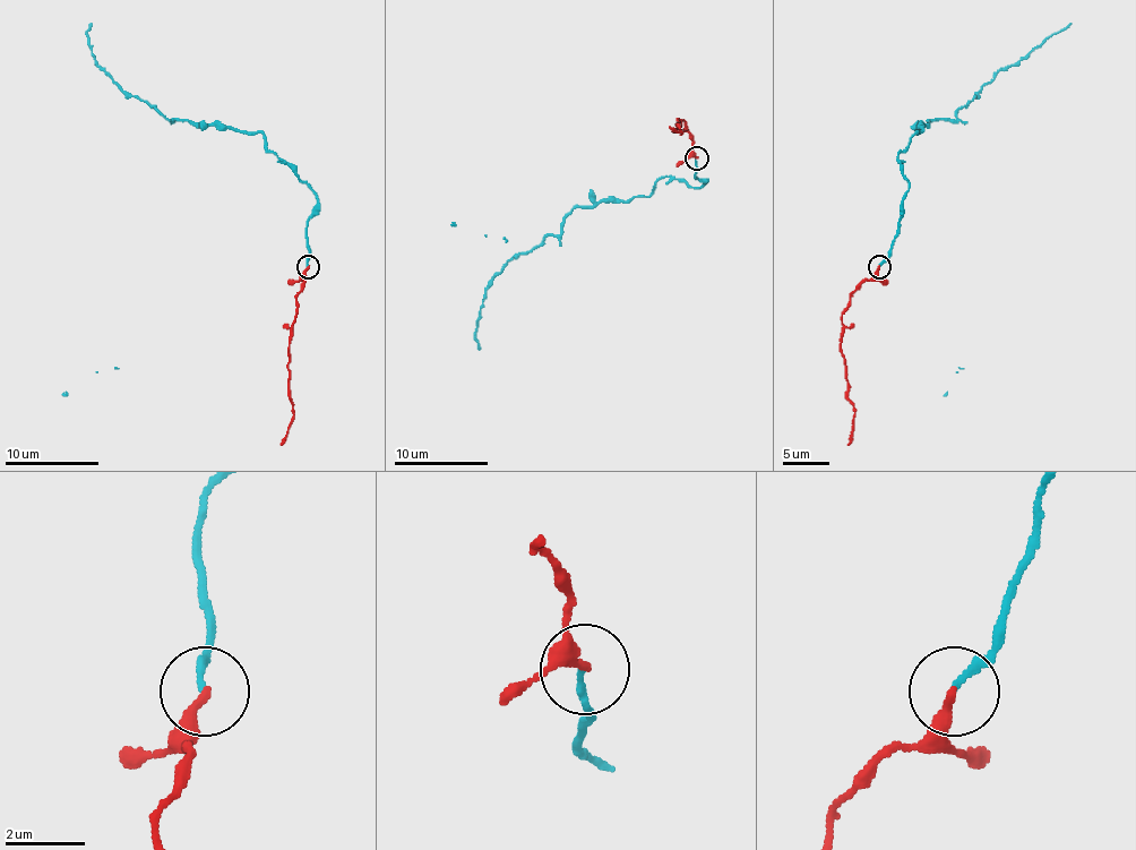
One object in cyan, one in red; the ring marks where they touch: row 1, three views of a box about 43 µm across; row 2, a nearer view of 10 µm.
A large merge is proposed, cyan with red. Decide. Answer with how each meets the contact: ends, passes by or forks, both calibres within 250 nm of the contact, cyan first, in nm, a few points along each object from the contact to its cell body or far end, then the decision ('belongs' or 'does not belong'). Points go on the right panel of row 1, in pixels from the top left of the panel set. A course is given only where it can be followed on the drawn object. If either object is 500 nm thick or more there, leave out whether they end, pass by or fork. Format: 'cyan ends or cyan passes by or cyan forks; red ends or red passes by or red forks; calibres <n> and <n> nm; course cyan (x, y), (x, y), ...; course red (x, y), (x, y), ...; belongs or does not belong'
cyan ends; red ends; calibres 160 and 280 nm; course cyan (878, 267), (897, 232), (909, 183), (897, 155), (923, 125), (956, 120), (956, 113), (1003, 68), (1070, 24); course red (878, 267), (851, 295), (851, 305), (841, 316), (848, 401), (855, 417), (853, 440), (848, 445); belongs

